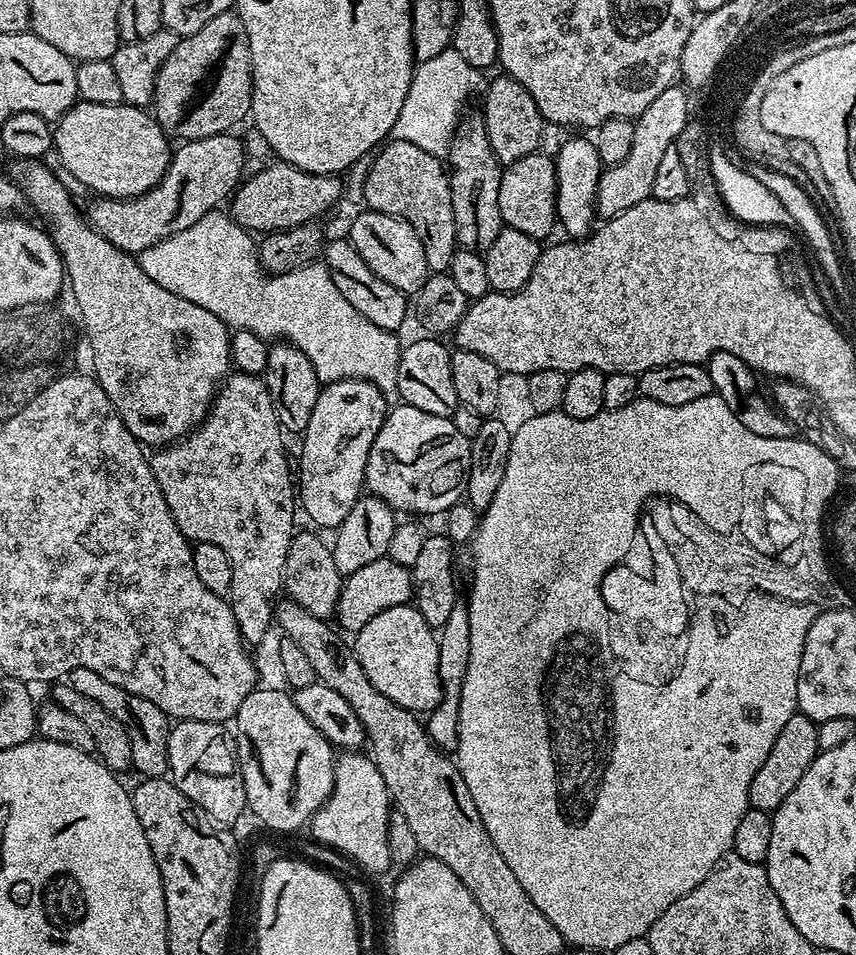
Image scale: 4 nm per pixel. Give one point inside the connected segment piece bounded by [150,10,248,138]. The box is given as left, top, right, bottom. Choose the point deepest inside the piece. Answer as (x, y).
(198, 58)

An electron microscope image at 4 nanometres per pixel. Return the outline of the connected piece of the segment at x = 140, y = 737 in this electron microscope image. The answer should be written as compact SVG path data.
M76 668L69 672L66 683L78 690L86 698L94 698L102 710L110 710L122 726L126 726L126 734L130 738L132 751L132 768L140 771L144 778L164 778L169 775L168 770L168 733L170 731L170 717L154 702L146 702L146 698L138 698L138 694L130 694L130 690L122 690L122 686L114 686L114 682L106 682L102 674L94 674L94 670Z

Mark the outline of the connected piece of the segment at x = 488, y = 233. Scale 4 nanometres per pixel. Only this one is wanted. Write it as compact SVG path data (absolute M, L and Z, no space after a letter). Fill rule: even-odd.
M468 114L463 117L458 135L446 153L446 164L450 169L448 181L454 206L457 245L461 249L483 254L494 242L494 238L498 238L502 227L498 210L498 186L502 165L494 150L490 148L483 115Z

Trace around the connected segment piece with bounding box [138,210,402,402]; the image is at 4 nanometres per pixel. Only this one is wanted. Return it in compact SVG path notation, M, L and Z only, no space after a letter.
M217 210L206 214L206 218L198 218L198 222L194 222L194 226L186 226L186 230L178 230L178 234L150 246L145 252L139 253L138 259L142 270L146 270L146 275L149 278L154 278L154 282L158 282L158 286L170 290L170 294L178 294L178 298L186 298L186 302L194 302L198 306L210 310L210 314L217 316L221 322L228 325L229 329L250 330L250 334L258 334L269 342L287 342L293 344L298 350L302 350L302 354L306 354L306 358L310 358L310 366L314 366L314 374L318 374L321 385L325 386L342 379L368 380L381 391L388 402L395 401L398 397L398 362L402 351L402 340L399 340L399 335L396 332L382 330L378 326L374 326L374 322L362 318L362 314L358 314L358 310L354 310L354 306L350 306L350 302L346 302L346 298L342 298L338 286L334 286L334 278L330 278L328 269L324 267L323 263L307 264L298 270L290 270L281 276L274 276L265 272L260 266L257 245L254 240L252 244L251 239L253 240L253 237L241 228L227 211Z

